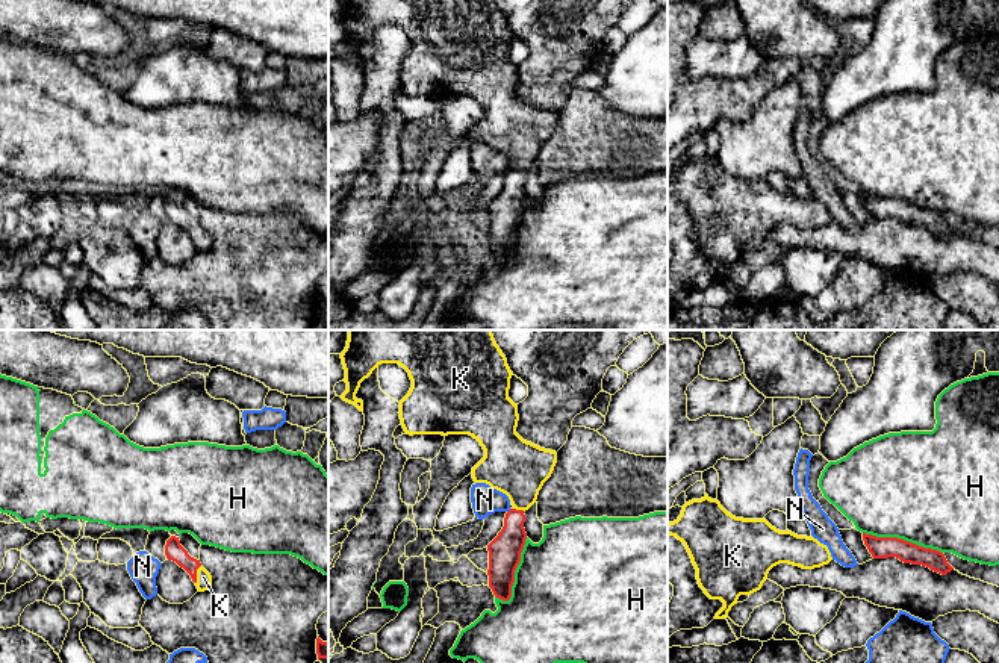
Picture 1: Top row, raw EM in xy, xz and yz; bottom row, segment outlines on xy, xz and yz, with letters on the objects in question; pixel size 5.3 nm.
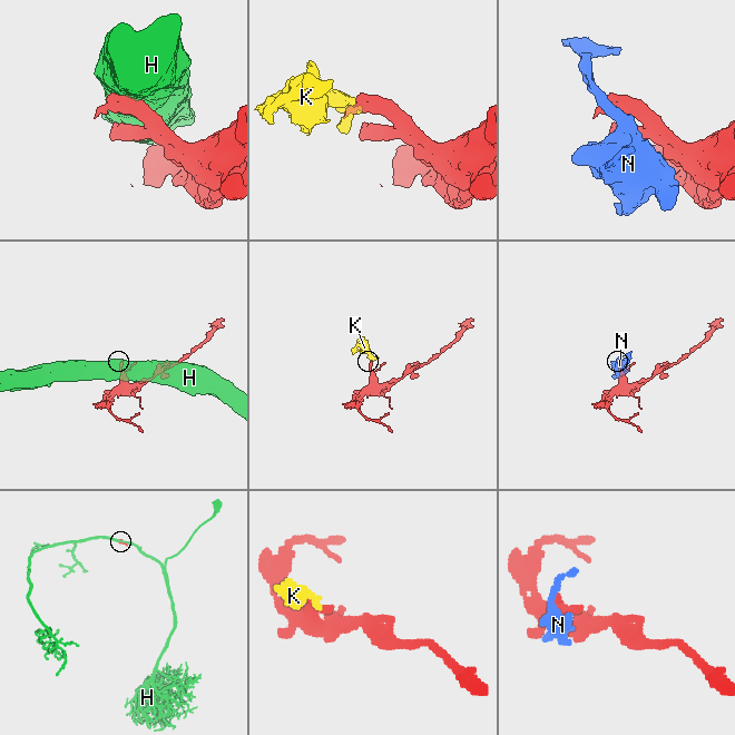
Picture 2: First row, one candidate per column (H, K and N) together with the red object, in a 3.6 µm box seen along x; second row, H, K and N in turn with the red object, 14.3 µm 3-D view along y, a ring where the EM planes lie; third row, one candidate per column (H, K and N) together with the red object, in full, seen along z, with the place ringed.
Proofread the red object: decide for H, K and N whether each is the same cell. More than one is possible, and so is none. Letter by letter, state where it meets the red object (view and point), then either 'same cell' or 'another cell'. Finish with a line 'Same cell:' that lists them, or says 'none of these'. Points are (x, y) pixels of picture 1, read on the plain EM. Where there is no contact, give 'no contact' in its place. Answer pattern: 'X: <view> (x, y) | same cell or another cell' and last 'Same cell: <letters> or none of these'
H: yz (902, 200) | another cell
K: xy (196, 235) | same cell
N: xz (509, 171) | another cell
Same cell: K

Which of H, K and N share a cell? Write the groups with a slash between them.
H / K / N

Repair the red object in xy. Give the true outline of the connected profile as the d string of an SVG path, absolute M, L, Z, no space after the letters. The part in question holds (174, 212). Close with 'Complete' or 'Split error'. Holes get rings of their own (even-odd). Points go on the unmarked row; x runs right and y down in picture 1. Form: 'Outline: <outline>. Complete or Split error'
Outline: M171 197L165 206L165 216L183 229L195 244L198 253L204 253L212 247L210 235L201 227L200 221L191 218L180 206L179 198Z. Split error

